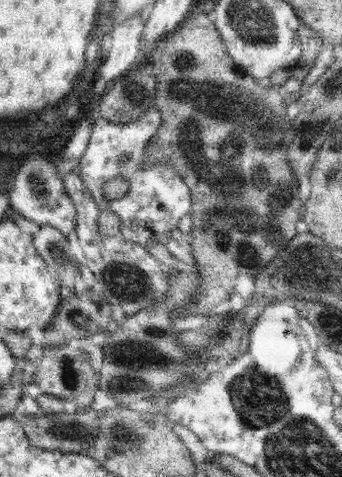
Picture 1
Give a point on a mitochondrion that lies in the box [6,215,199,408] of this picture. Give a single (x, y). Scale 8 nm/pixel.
(128, 356)

